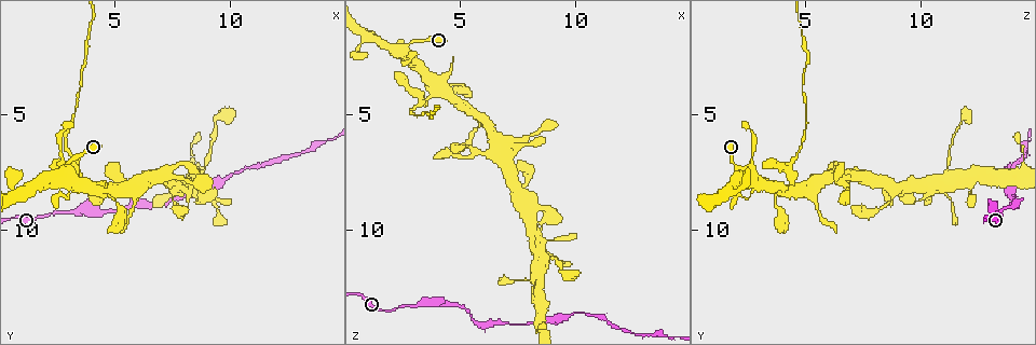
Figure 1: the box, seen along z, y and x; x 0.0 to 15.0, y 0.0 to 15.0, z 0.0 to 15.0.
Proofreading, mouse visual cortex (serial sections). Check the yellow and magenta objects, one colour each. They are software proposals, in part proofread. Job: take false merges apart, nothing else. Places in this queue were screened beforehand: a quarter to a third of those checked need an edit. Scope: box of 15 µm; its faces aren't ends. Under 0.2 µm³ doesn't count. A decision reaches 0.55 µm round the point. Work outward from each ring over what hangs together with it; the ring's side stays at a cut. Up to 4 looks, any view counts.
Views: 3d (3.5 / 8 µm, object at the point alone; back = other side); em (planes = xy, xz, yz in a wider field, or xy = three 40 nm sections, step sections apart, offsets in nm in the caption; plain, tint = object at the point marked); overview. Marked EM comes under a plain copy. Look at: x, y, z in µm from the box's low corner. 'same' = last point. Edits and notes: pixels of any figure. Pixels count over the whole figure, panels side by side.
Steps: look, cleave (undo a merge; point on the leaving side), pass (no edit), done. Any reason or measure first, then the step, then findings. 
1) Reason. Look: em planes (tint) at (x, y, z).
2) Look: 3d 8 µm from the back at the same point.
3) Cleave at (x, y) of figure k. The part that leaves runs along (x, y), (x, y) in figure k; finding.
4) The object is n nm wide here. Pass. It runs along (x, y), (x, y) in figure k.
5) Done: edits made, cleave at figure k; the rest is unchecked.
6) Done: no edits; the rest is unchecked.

Branch point. Look: 3d 3.5 µm at (2.6, 7.5, 2.0).

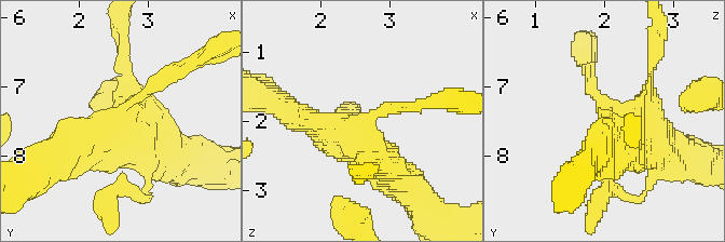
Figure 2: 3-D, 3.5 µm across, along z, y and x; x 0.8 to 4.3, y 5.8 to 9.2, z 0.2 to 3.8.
Look: em xy step 3 (tint) at (2.60, 7.40, 2.10).

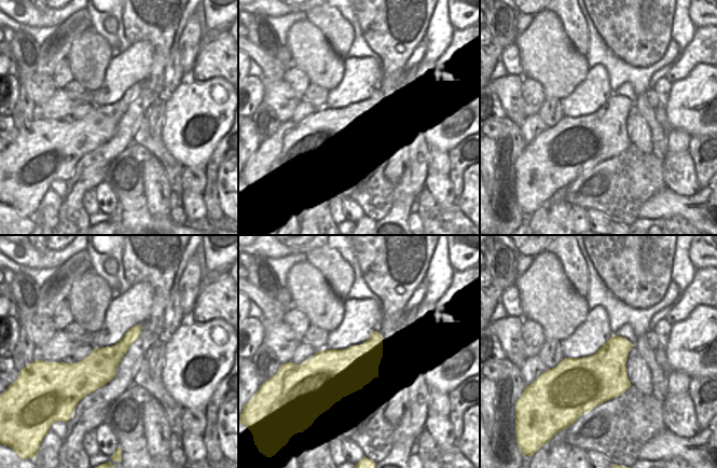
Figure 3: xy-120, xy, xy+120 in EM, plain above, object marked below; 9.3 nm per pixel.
Pass. It runs along (138, 328), (97, 369), (64, 368) in figure 3; one cell here.

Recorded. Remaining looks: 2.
Look: 3d 8 µm at (3.4, 7.4, 4.3).

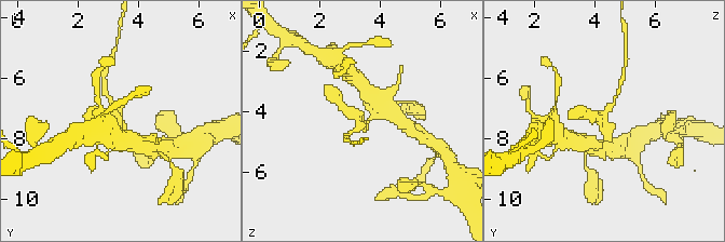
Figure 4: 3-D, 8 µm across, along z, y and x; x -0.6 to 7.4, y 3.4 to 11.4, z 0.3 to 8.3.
Shape alone is not enough. Look: em xy step 1 (tint) at (3.4, 7.5, 4.4).

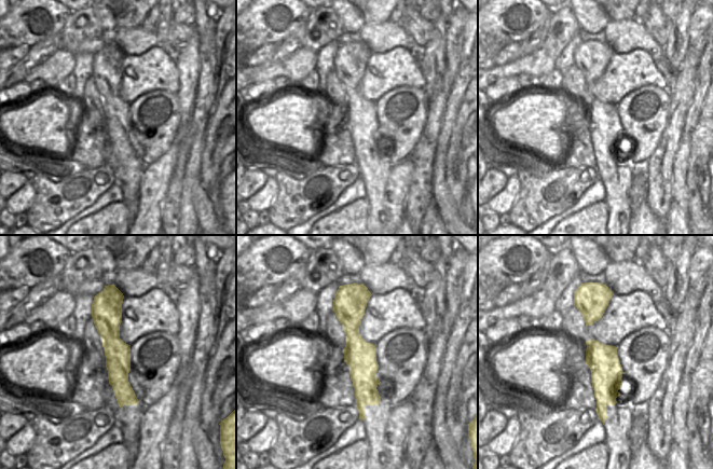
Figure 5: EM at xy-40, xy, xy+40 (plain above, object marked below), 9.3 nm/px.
Cleave at (105, 92) of figure 4. Two cells meet here.

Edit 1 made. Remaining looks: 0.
Done: edits made, cleave at figure 4; the rest is unchecked.

